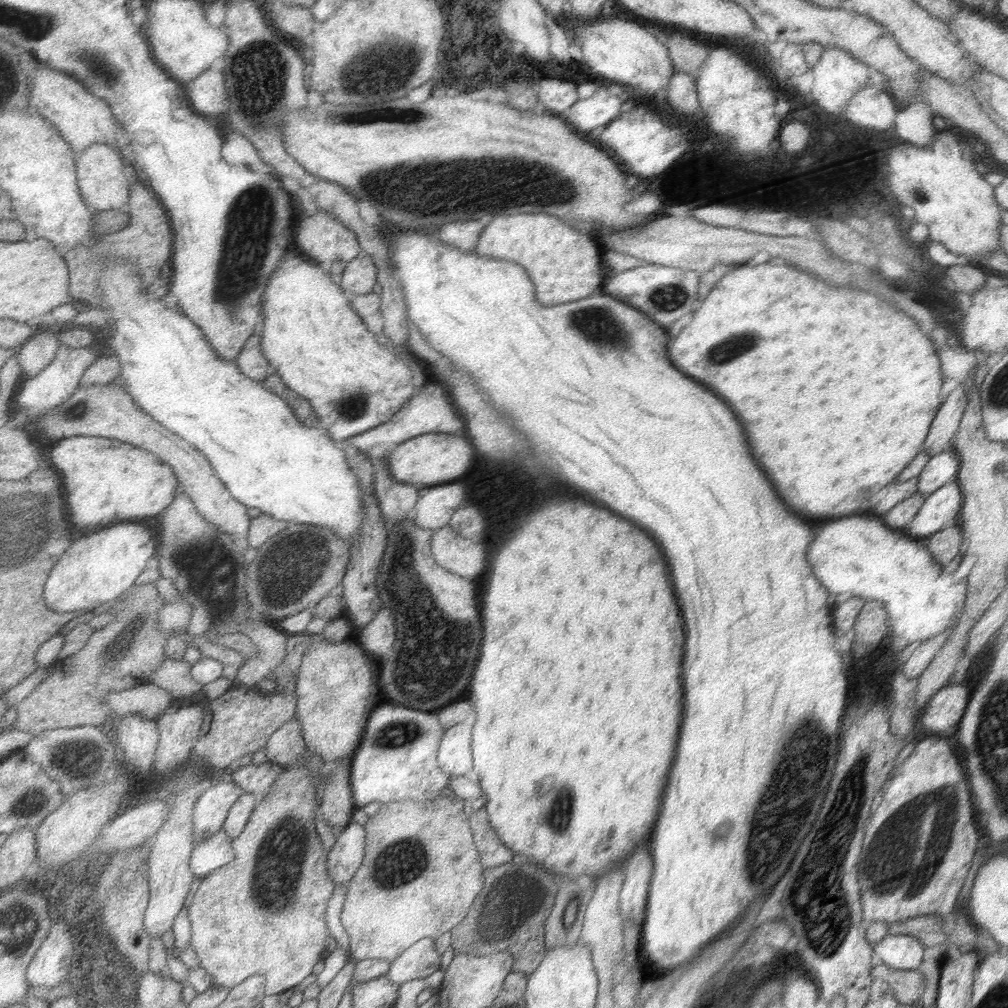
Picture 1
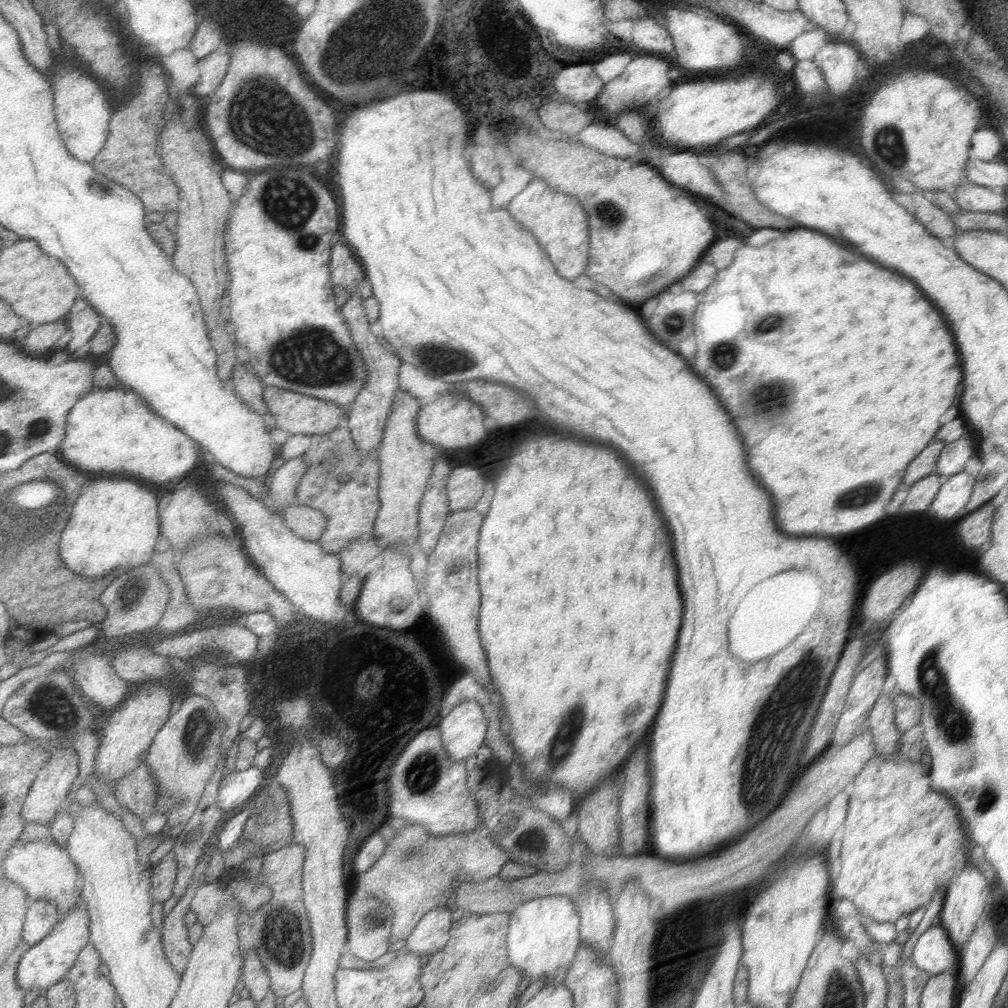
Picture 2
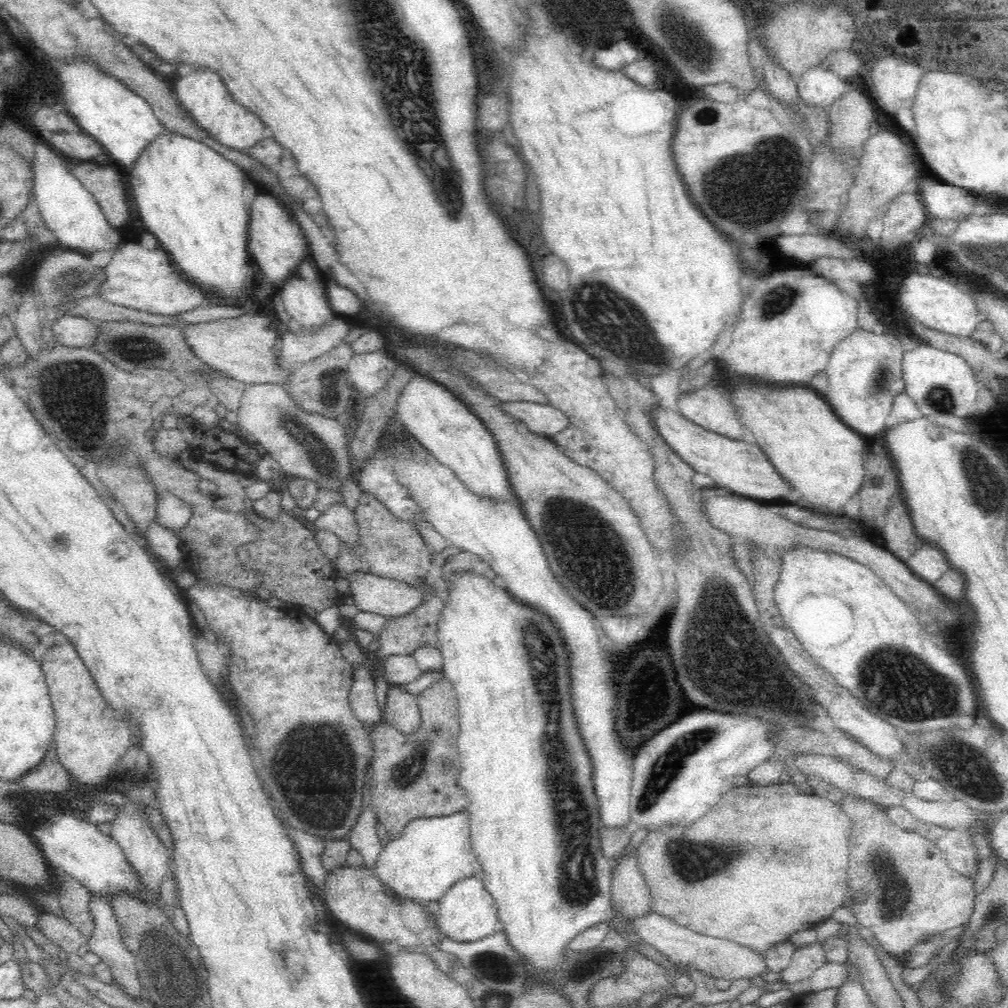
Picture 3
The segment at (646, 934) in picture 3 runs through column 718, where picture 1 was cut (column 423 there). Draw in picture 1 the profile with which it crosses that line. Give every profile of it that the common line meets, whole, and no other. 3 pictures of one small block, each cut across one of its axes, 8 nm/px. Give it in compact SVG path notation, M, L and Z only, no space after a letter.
M425 938L405 950L405 954L393 962L389 976L395 984L403 986L405 982L427 978L437 970L441 970L441 954L437 952L435 938Z

